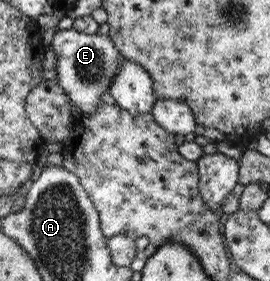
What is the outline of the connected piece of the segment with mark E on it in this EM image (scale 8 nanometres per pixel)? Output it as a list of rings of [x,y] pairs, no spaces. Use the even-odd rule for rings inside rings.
[[[72,28],[59,31],[56,29],[50,45],[57,57],[56,67],[53,69],[56,70],[55,80],[69,97],[70,103],[78,107],[77,116],[83,118],[84,115],[90,115],[104,99],[111,101],[107,96],[107,89],[117,72],[121,55],[108,36],[97,32],[87,35]]]

